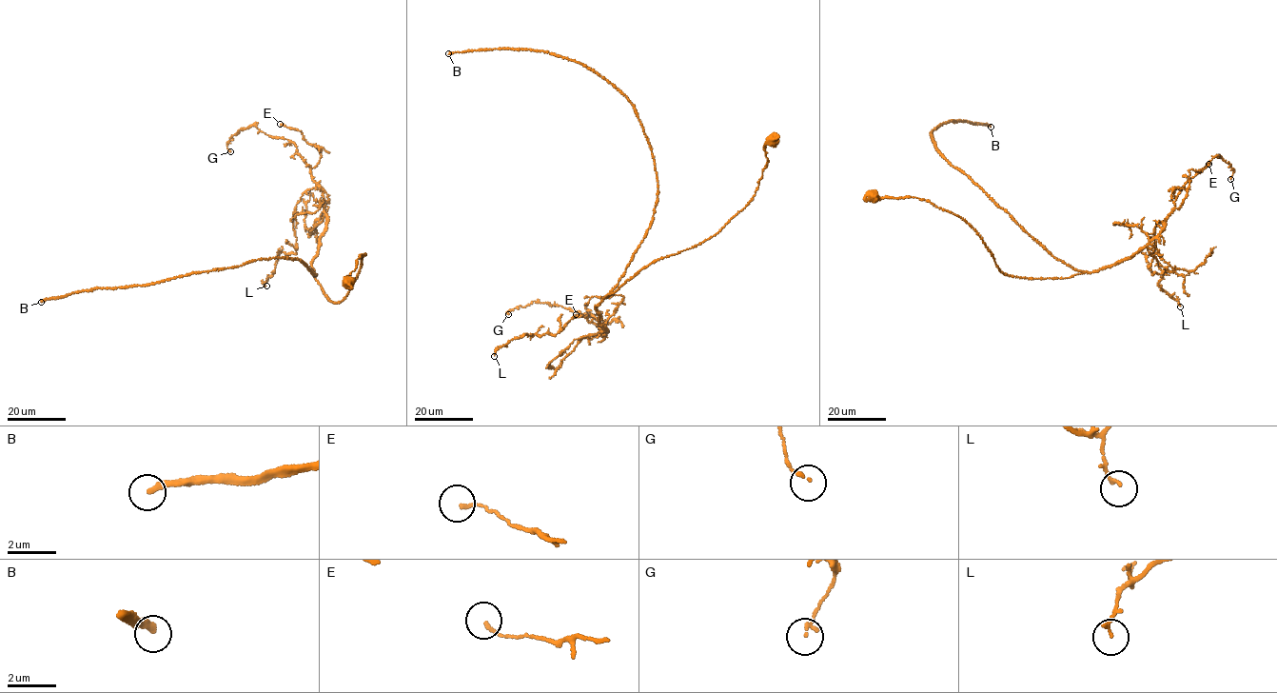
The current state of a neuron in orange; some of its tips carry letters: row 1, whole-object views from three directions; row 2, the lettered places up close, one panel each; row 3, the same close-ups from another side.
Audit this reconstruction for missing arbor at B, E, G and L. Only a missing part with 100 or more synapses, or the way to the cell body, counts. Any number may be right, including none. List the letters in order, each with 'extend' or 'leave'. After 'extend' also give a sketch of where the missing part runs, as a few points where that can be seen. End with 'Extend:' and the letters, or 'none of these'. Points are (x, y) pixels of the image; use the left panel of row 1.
B: extend
E: leave
G: leave
L: leave
Extend: B

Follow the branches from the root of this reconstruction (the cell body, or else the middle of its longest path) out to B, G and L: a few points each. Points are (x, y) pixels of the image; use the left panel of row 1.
B: (347, 284), (365, 253), (338, 302), (301, 260), (283, 257), (41, 302)
G: (347, 284), (365, 253), (340, 302), (314, 277), (327, 222), (294, 143), (256, 123), (229, 138), (230, 151)
L: (347, 284), (365, 253), (340, 302), (314, 277), (317, 187), (266, 286)

